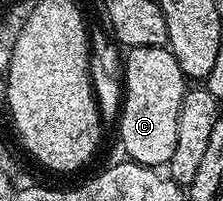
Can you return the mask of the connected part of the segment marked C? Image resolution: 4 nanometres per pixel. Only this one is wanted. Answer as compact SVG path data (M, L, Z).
M166 46L130 48L125 54L123 68L125 97L117 119L119 142L128 159L142 166L163 168L177 148L177 116L181 112L181 100L185 79L177 60Z

